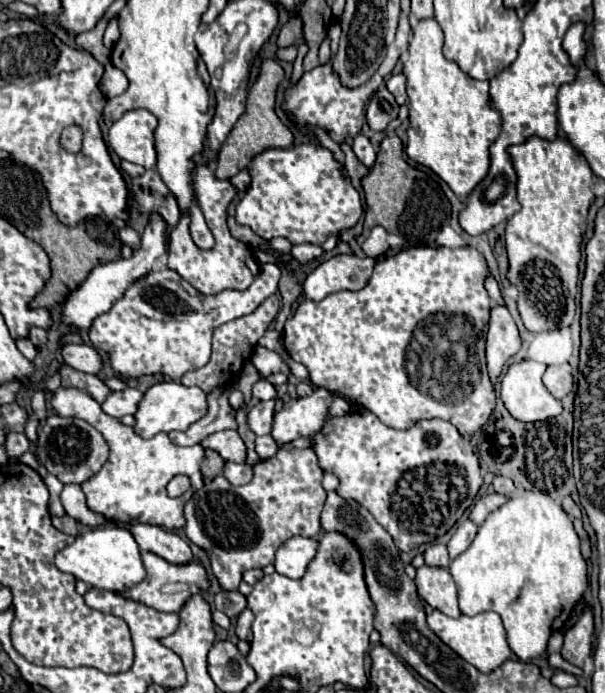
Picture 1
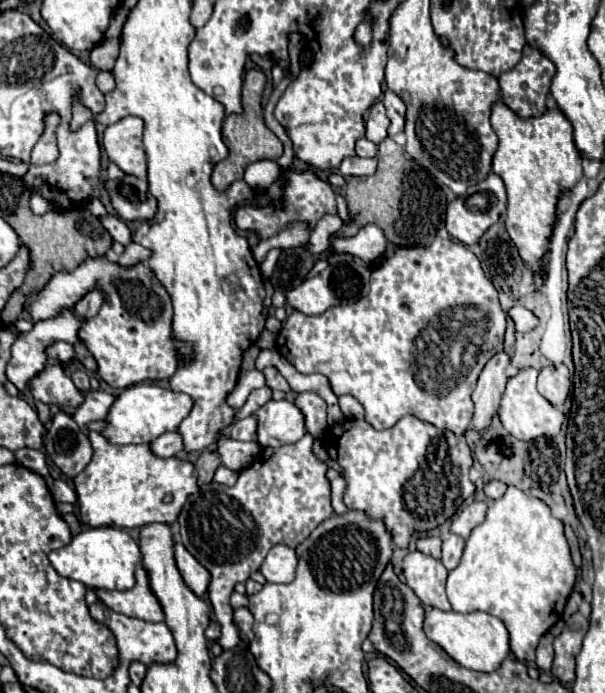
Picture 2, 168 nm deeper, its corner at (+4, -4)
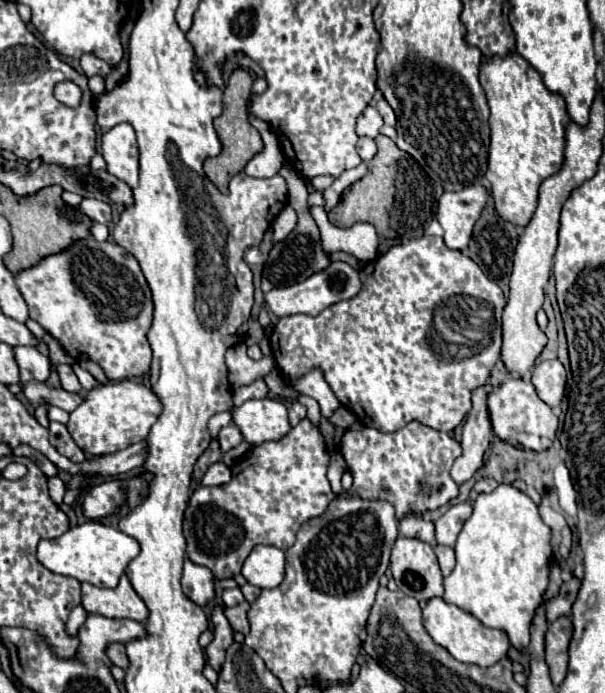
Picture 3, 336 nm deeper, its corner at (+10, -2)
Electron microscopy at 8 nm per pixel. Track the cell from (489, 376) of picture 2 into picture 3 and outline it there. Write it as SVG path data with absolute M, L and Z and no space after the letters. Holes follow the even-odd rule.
M485 385L475 389L473 393L473 409L467 415L467 421L463 425L463 439L461 439L463 453L461 457L455 459L451 467L451 477L457 485L471 479L475 471L483 465L483 455L491 441L491 421L485 405L489 389L491 385Z

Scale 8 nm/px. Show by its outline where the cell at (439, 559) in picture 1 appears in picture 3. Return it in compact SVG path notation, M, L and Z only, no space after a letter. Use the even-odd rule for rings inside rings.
M409 513L409 515L403 515L403 519L399 521L399 529L405 537L417 537L421 541L427 541L427 543L435 543L435 529L433 529L433 523L423 519L421 515L417 513Z

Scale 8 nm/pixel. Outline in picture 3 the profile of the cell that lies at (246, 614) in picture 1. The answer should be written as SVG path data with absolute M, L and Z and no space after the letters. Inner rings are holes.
M247 601L239 603L237 607L227 607L227 609L225 609L225 617L227 617L227 621L229 621L229 625L231 625L233 631L239 631L239 633L243 633L243 635L249 633L247 611L249 611L249 603L247 603Z

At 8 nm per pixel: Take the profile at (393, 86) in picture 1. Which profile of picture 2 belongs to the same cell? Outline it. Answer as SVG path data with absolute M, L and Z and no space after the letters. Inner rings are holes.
M387 89L383 95L383 105L385 105L387 117L391 121L389 133L401 133L405 129L405 103L393 91Z

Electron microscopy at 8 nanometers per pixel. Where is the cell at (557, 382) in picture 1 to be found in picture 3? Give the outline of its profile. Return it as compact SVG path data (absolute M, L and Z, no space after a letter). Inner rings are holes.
M541 361L535 371L533 371L533 387L537 391L537 395L549 405L549 407L557 407L563 401L565 395L565 367L561 365L561 361Z

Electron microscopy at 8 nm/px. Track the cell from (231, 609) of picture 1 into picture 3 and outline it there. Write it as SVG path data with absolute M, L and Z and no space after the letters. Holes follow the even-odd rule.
M235 587L235 589L225 589L225 591L223 591L223 601L225 601L227 607L233 607L233 605L237 605L237 603L243 603L245 599L243 599L241 589Z

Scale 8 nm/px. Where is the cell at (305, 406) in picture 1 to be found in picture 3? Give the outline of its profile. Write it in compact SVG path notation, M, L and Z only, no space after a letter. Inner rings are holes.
M253 399L245 401L241 407L233 409L233 425L241 431L247 443L257 445L265 441L277 441L285 437L291 429L287 419L287 409L275 399Z

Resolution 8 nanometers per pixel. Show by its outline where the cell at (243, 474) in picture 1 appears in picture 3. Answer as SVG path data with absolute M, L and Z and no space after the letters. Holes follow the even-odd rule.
M213 463L205 477L201 479L201 485L207 485L207 487L215 487L215 485L223 485L223 483L229 483L231 481L231 473L229 473L229 467L225 463Z

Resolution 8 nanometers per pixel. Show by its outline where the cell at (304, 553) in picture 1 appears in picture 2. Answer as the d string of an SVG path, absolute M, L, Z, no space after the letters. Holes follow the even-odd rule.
M275 545L261 565L261 573L269 583L291 583L295 579L297 553L287 545Z

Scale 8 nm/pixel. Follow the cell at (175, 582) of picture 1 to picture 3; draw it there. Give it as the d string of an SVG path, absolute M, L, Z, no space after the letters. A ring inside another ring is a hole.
M127 575L119 579L119 585L115 589L103 589L91 583L83 583L81 607L91 615L109 619L133 619L139 623L143 623L149 615L149 611L145 611L145 603L133 591Z

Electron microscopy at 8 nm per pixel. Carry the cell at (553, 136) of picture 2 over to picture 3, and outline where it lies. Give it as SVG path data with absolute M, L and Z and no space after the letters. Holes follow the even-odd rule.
M515 51L505 57L489 57L481 63L481 85L485 89L491 117L491 147L489 147L489 169L487 179L491 183L491 195L495 199L497 213L511 223L525 227L537 207L537 189L549 175L555 175L563 165L565 151L565 121L567 107L565 99L557 93L551 93L535 69L529 69L529 63L521 59Z

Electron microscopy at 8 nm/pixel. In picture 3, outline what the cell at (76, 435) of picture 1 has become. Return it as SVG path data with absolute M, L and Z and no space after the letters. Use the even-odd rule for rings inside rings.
M51 423L49 433L51 433L51 439L49 439L51 445L53 445L61 455L69 457L69 459L75 461L75 463L83 461L83 451L73 443L73 439L71 439L71 435L69 435L69 431L67 431L65 425L61 425L61 423Z

